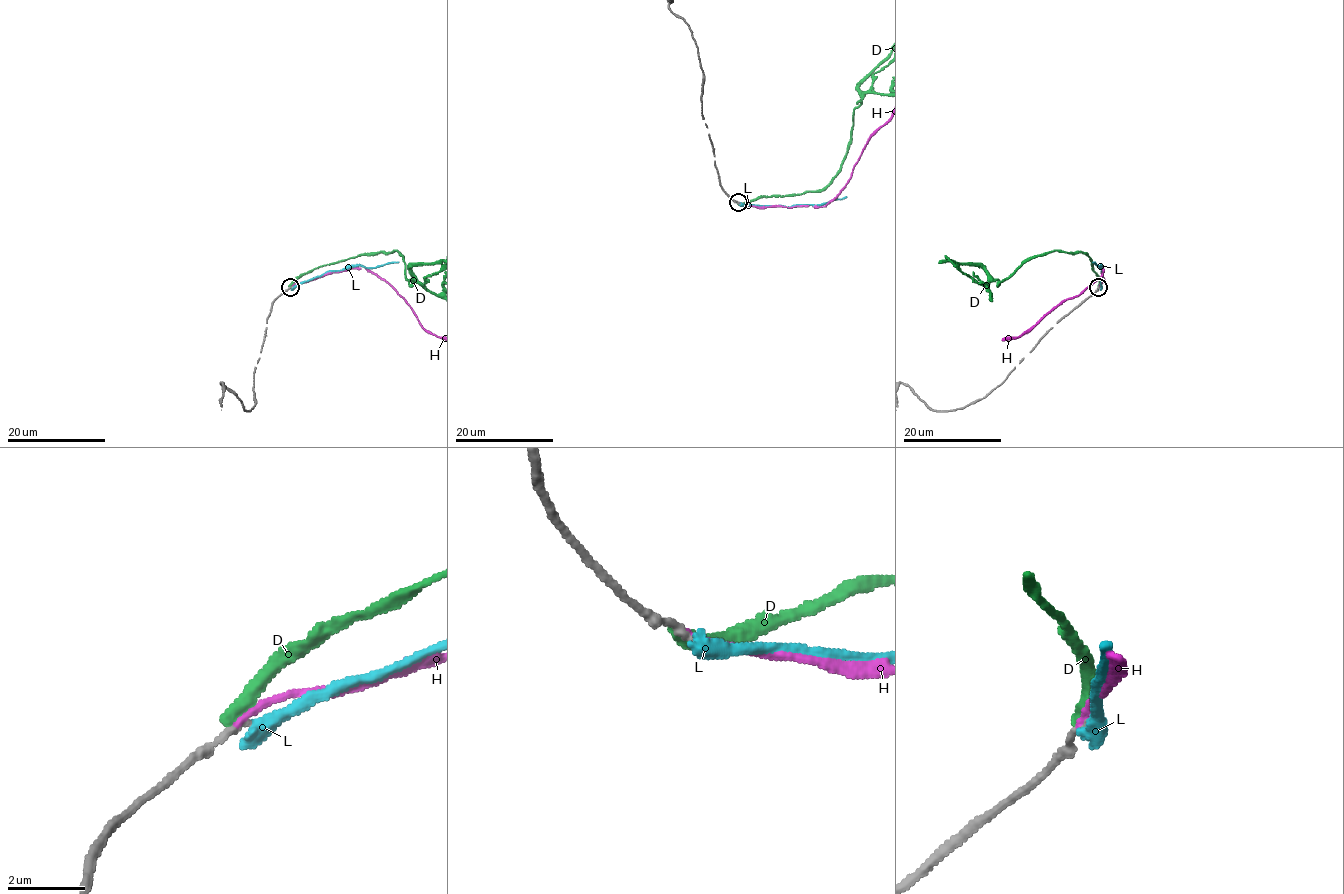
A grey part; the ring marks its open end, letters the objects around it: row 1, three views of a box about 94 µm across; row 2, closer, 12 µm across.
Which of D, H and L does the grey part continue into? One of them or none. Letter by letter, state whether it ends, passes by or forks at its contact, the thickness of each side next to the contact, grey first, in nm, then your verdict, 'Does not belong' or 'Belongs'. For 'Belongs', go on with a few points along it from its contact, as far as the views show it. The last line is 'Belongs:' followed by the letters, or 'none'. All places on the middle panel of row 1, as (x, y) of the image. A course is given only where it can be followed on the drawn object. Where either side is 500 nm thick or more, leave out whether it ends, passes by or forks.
D: It ends there. Thickness 190 nm (grey) against 400 nm. Does not belong
H: It ends there. Thickness 190 nm (grey) against 190 nm. Belongs
L: It ends there. Thickness 160 nm (grey) against 480 nm. Does not belong
Belongs: H

